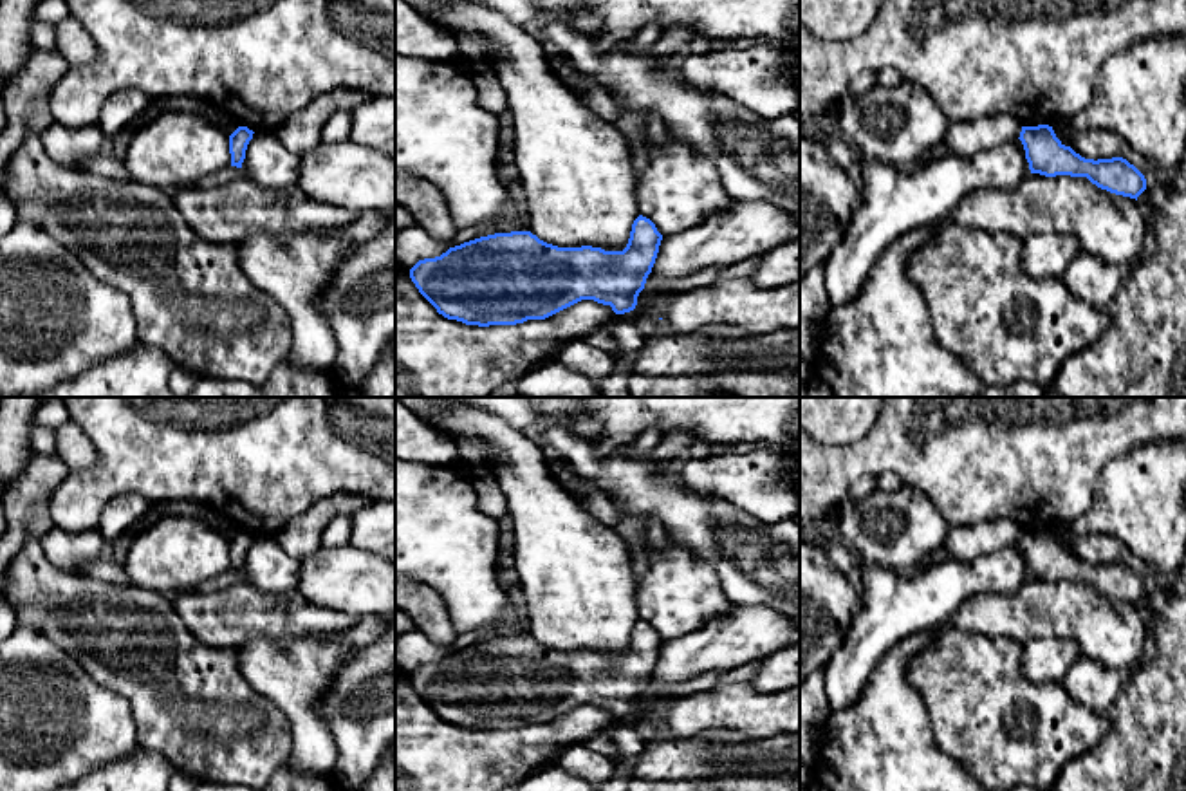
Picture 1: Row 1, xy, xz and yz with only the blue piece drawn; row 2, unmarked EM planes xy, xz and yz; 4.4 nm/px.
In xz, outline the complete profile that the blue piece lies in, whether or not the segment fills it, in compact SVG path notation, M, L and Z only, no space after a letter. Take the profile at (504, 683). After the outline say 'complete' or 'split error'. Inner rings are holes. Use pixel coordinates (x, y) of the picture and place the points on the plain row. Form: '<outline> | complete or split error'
M639 619L623 656L601 652L558 652L531 636L480 641L449 652L435 663L419 665L410 683L419 697L448 724L466 730L516 730L545 724L581 704L610 710L616 719L635 713L637 701L655 668L662 639L655 628Z | complete

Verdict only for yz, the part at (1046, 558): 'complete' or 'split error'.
complete

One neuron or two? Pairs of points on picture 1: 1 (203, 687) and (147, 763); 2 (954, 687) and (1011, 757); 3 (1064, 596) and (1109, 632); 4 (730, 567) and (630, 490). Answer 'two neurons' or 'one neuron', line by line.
1: two neurons
2: one neuron
3: one neuron
4: one neuron

